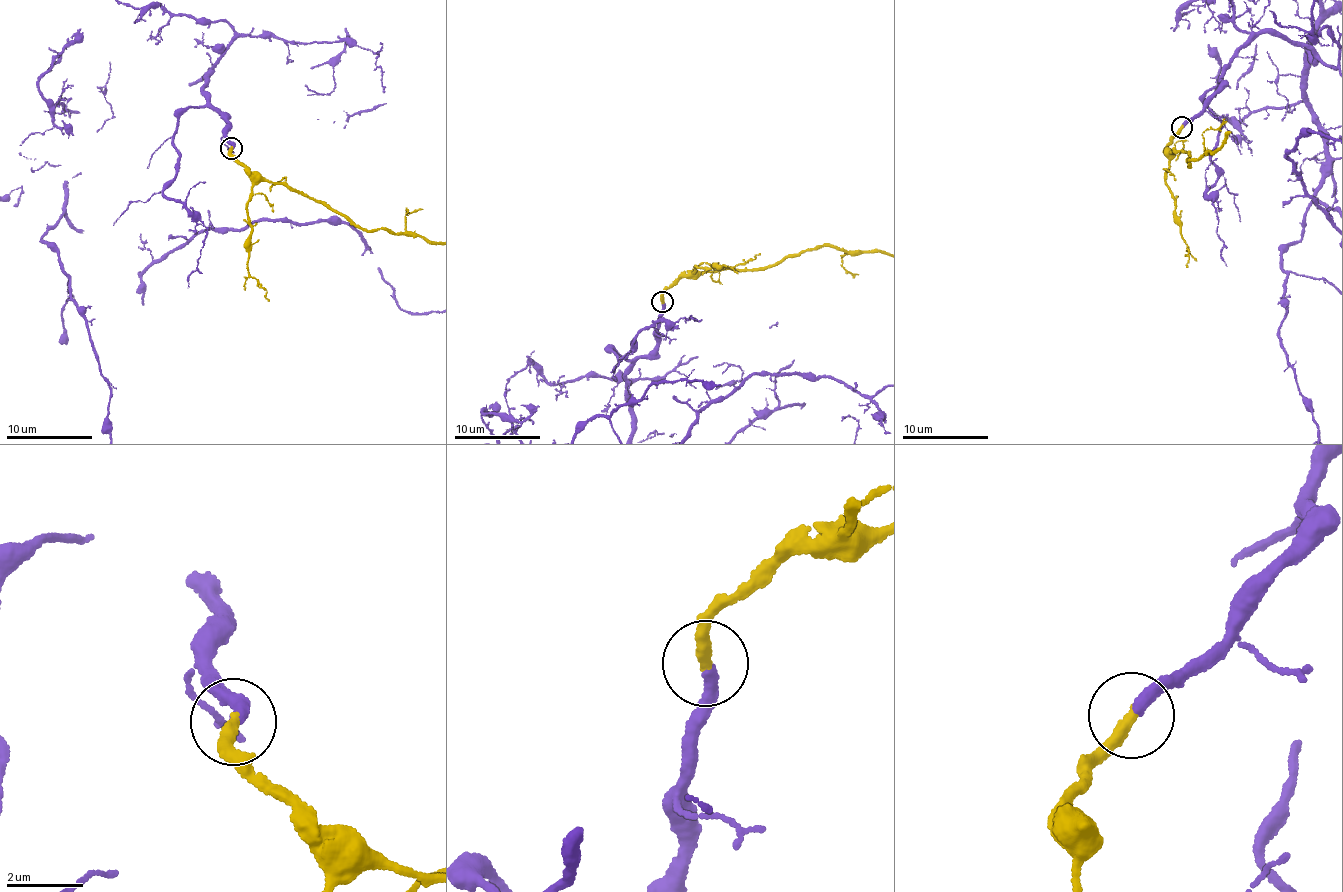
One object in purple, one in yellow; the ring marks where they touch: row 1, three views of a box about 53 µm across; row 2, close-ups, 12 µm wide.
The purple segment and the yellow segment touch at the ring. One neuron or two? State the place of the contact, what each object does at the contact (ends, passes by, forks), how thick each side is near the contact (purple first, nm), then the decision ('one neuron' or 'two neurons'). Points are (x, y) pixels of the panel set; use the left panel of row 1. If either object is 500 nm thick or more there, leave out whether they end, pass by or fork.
(231, 148) | purple ends | yellow ends | 320/320 nm | one neuron

